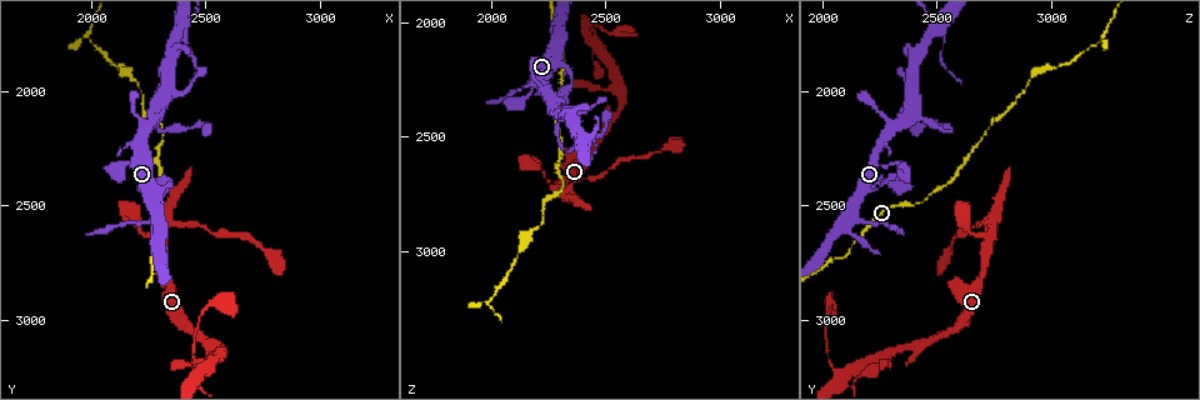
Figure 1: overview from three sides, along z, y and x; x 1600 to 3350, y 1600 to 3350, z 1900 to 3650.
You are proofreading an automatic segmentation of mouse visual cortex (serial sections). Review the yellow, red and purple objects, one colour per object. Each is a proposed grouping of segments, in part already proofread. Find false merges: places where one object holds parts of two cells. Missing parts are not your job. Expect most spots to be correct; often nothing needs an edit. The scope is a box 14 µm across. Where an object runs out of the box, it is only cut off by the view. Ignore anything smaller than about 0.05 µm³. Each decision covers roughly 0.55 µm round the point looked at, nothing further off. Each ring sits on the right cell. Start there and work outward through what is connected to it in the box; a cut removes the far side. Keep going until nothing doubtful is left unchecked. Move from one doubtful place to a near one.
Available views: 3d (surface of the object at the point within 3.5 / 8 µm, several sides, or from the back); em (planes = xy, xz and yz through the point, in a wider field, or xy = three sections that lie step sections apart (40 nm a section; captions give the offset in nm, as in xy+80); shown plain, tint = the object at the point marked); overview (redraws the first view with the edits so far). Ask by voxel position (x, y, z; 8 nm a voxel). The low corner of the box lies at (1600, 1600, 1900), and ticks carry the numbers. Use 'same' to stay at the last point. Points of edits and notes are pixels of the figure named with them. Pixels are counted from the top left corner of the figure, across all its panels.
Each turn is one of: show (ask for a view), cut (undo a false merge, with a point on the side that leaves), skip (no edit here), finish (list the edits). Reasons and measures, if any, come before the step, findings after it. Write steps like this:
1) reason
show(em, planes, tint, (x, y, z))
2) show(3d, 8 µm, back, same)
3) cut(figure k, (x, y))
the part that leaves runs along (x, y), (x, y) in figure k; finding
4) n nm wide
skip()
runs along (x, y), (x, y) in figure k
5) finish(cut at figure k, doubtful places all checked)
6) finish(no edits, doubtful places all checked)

thick turns thin
show(3d, 3.5 µm, (2240, 2570, 2200))

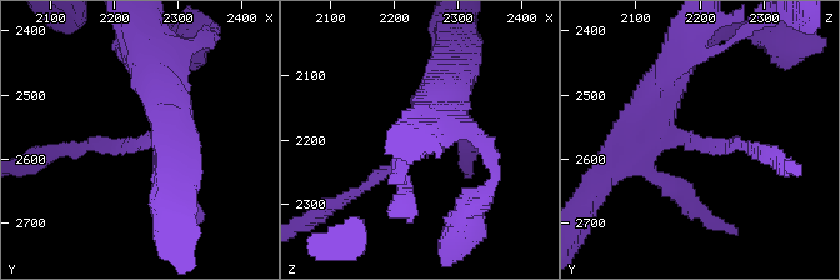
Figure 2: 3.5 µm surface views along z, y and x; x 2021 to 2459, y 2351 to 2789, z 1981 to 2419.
shape alone is not enough
show(em, xy, step 5, plain, (2240, 2575, 2200))

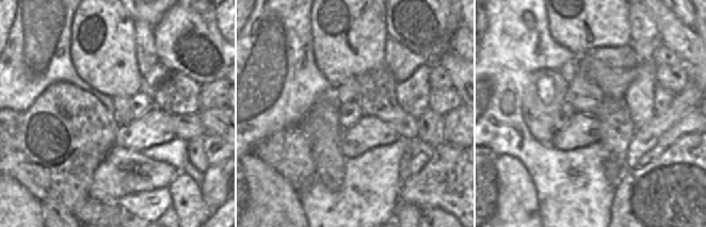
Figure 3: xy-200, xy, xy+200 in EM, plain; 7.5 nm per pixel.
show(em, xy, step 5, tint, same)

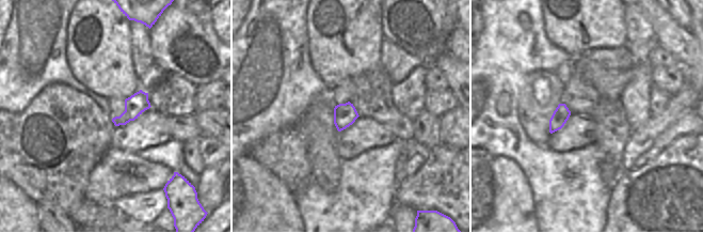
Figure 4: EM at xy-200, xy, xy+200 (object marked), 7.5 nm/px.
arms of 150, 350 nm
skip()
runs along (445, 96), (441, 119), (354, 193) in figure 2; continuous, no second cell

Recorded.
narrows sharply
show(3d, 8 µm, (2440, 3160, 2020))

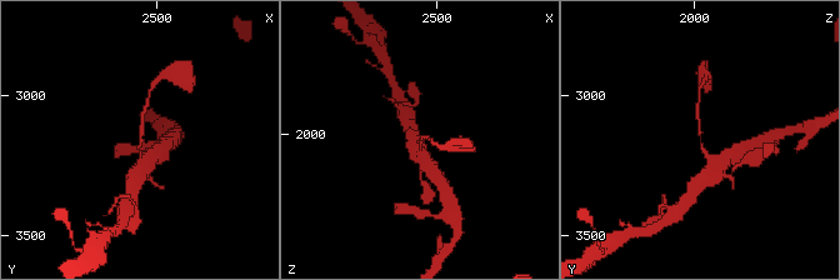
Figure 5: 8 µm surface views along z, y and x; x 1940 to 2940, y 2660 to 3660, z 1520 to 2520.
show(3d, 3.5 µm, back, (2440, 3160, 2020))

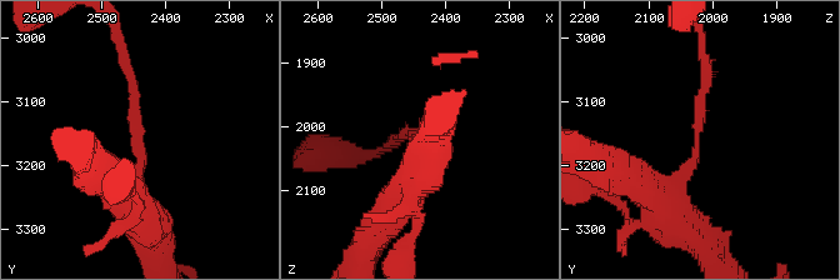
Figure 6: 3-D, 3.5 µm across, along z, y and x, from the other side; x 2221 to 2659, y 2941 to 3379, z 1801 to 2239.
arms of 150, 350 nm
show(em, xy, step 3, tint, (2435, 3155, 2025))

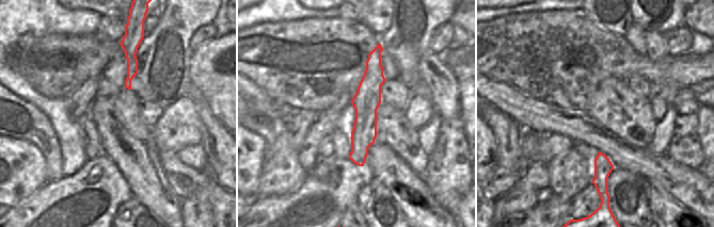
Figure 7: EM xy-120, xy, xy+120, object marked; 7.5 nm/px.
skip()
runs along (650, 195), (691, 164), (704, 61) in figure 6; continuous, no second cell

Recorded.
abrupt turn
show(3d, 8 µm, (2000, 1750, 3220))

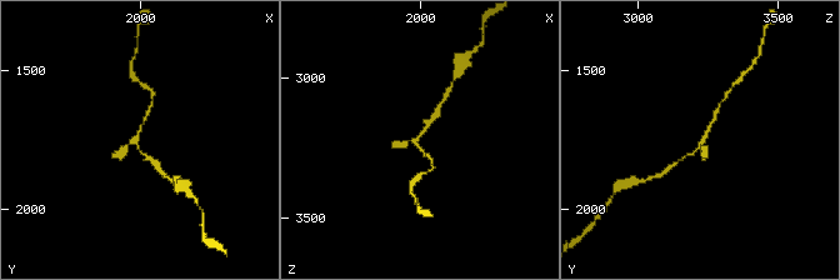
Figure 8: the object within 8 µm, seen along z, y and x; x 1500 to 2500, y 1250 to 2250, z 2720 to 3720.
now the EM
show(em, xy, step 2, tint, (1980, 1760, 3240))

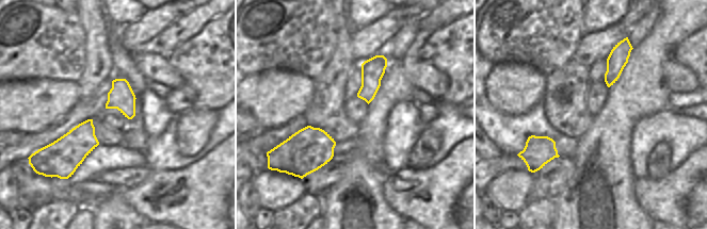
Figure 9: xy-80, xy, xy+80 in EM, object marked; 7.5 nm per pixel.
skip()
runs along (433, 118), (418, 141), (393, 146) in figure 8; all the same cell

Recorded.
finish(no edits, doubtful places all checked)

